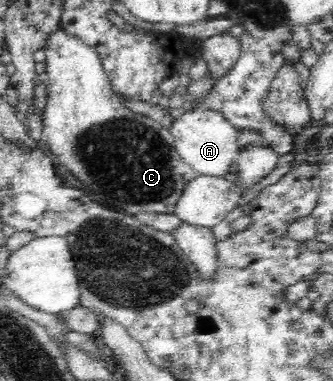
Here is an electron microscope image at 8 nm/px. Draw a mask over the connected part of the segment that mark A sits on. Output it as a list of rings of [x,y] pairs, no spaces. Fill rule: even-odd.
[[[197,109],[183,113],[181,117],[173,119],[170,132],[174,137],[174,146],[177,153],[198,174],[221,177],[228,173],[231,165],[240,153],[237,146],[237,130],[227,119],[211,109]]]

